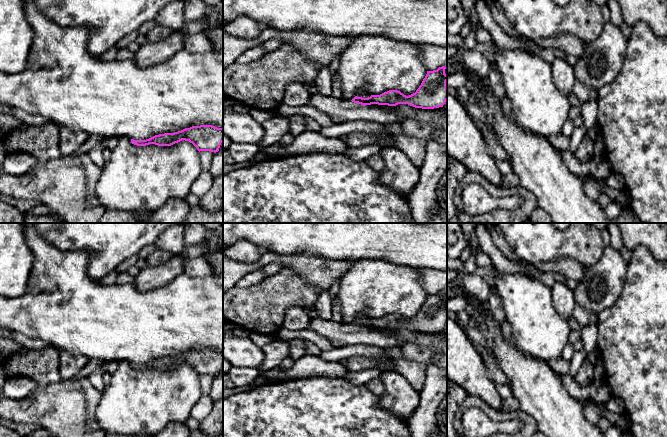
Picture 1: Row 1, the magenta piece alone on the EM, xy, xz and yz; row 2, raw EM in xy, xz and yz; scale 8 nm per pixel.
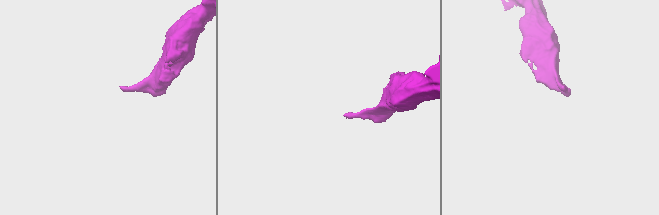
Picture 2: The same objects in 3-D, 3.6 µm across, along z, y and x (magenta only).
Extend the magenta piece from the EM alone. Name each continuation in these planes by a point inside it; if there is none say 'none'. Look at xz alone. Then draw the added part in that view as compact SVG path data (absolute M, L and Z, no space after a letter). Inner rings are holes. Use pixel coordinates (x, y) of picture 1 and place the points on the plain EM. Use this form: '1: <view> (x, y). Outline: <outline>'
1: xz (338, 334). Outline: M318 316L311 317L309 330L325 337L334 347L366 344L373 347L402 347L403 342L394 335L383 331L361 329L351 324L335 323Z

